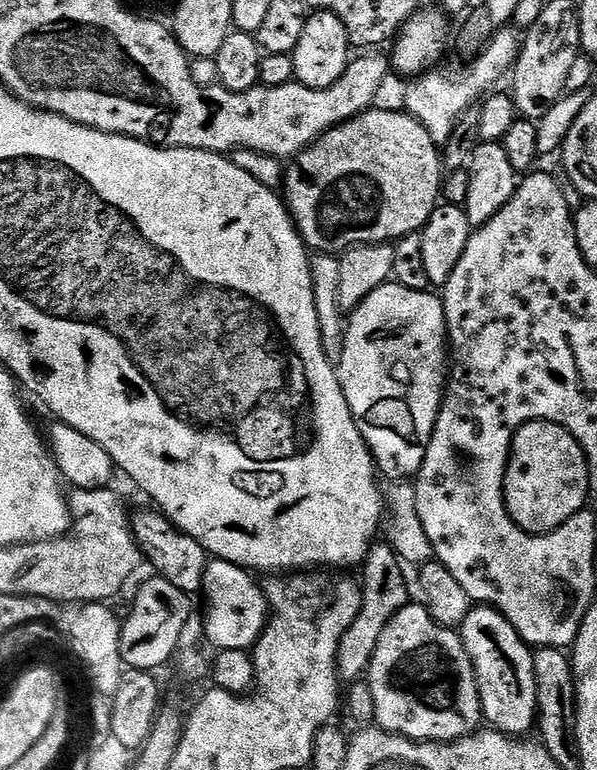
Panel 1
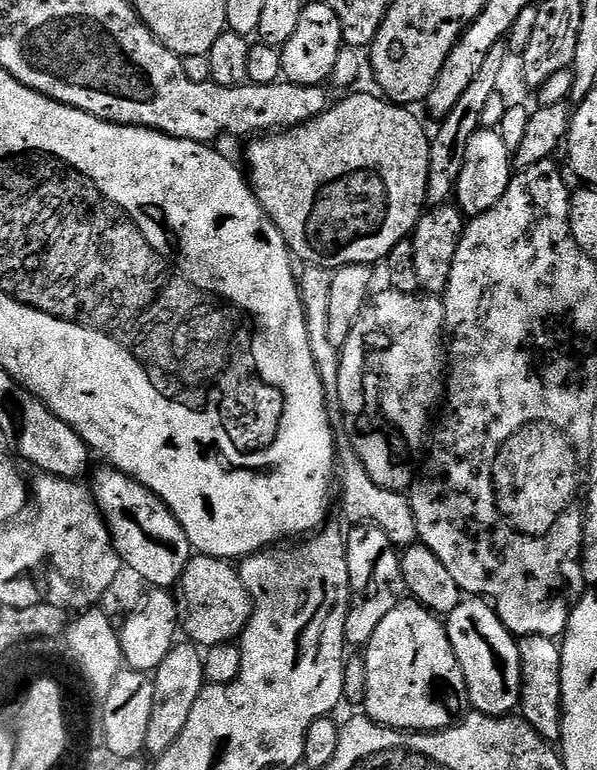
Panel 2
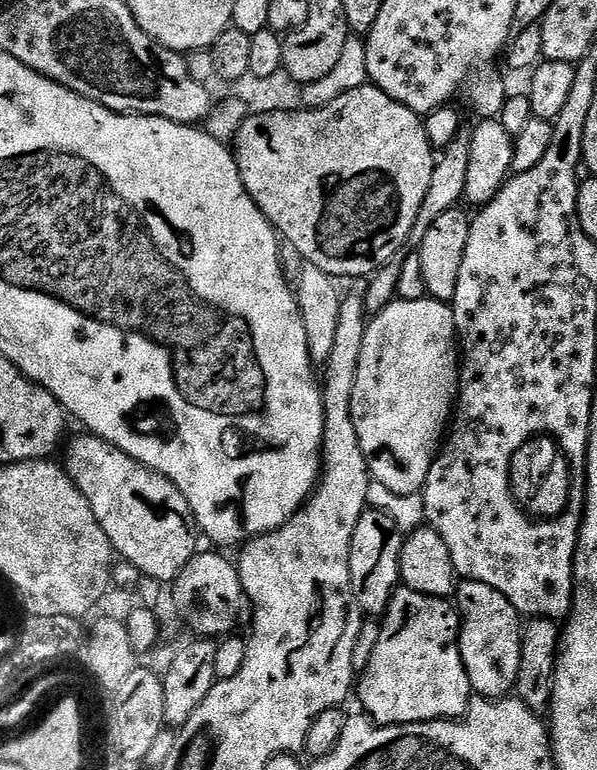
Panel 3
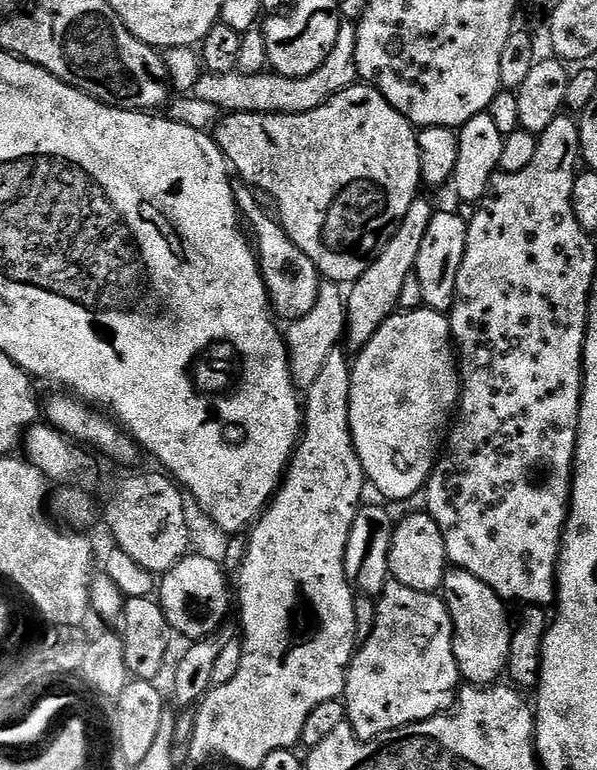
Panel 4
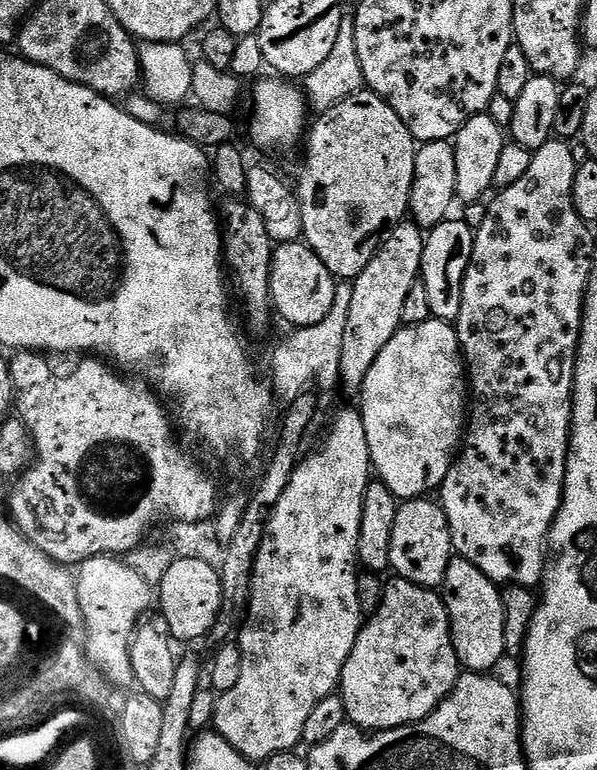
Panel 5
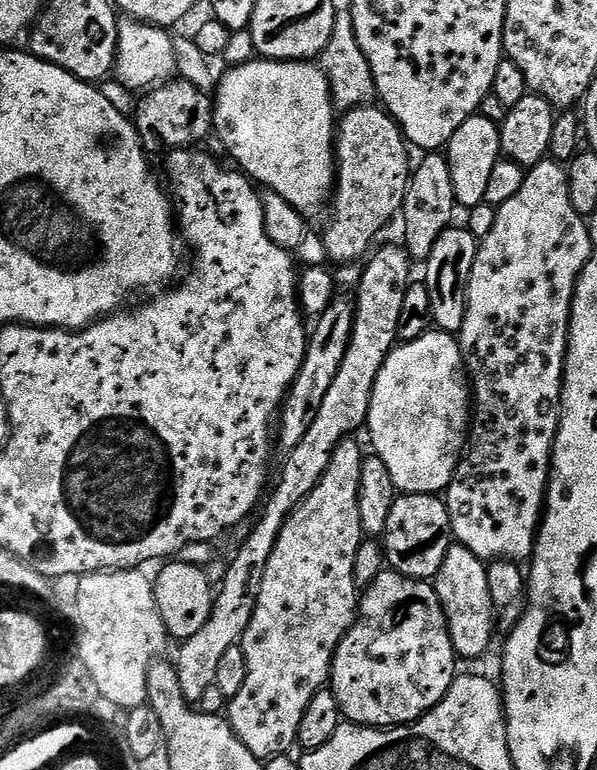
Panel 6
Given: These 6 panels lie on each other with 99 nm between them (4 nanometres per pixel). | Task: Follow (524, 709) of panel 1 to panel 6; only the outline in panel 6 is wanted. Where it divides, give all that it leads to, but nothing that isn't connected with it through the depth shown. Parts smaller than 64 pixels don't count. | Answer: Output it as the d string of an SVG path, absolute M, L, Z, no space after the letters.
M452 542L434 579L438 602L448 623L450 642L457 657L478 658L497 631L496 612L492 605L487 581L488 564L478 559L466 546Z

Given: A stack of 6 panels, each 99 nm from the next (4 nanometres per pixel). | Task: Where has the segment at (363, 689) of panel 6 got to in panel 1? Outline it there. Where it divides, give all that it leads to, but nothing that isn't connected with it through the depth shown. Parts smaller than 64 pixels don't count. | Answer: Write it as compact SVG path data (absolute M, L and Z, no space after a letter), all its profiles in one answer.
M423 603L405 604L394 614L386 630L382 630L382 638L378 638L378 646L368 664L366 681L373 692L375 723L385 732L395 732L407 740L447 742L471 736L481 727L480 687L464 642L453 629L440 625Z

